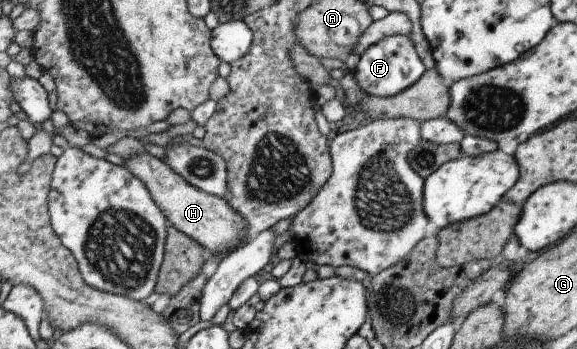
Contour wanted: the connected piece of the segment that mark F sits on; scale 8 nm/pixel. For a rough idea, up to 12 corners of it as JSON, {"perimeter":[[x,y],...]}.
{"perimeter":[[410,38],[370,44],[350,73],[364,94],[386,97],[424,72]]}

